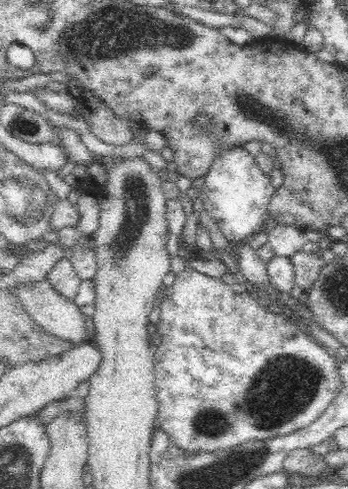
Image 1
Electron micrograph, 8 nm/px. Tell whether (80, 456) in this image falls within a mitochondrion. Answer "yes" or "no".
no

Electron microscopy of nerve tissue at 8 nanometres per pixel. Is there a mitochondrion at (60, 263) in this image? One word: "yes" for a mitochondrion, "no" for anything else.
no

